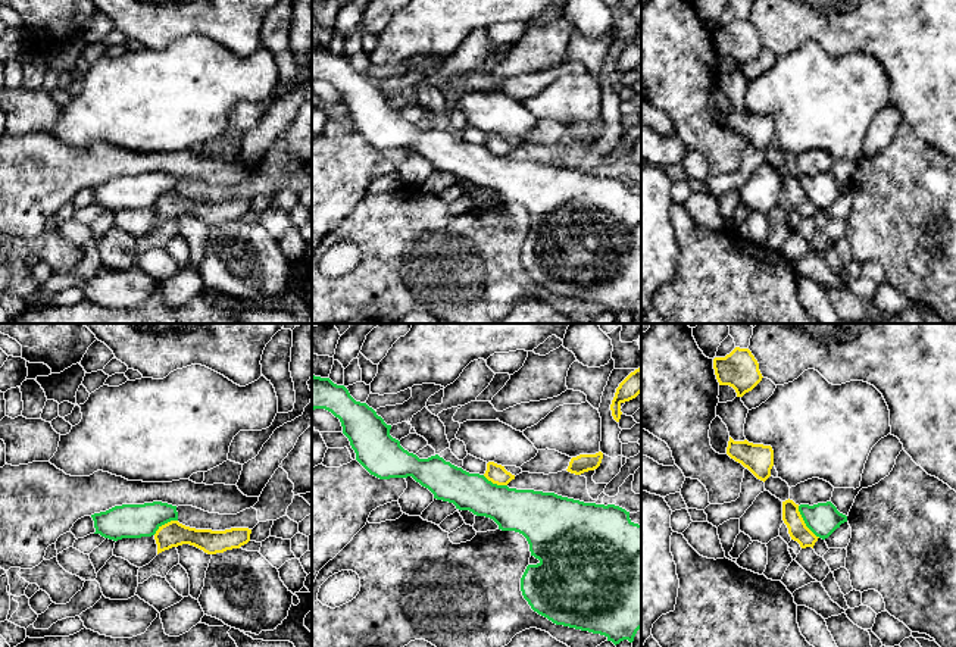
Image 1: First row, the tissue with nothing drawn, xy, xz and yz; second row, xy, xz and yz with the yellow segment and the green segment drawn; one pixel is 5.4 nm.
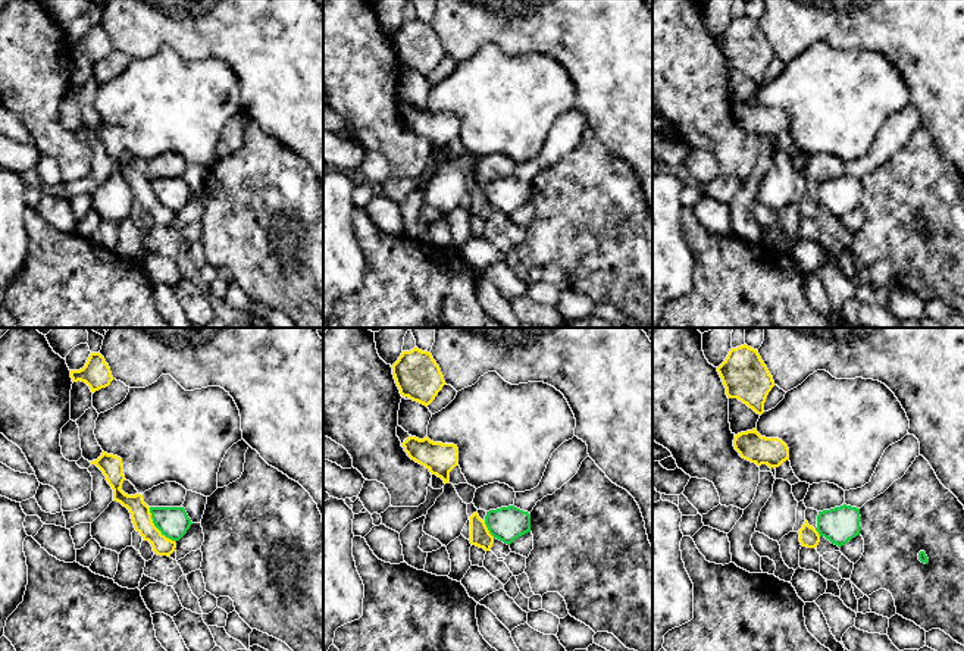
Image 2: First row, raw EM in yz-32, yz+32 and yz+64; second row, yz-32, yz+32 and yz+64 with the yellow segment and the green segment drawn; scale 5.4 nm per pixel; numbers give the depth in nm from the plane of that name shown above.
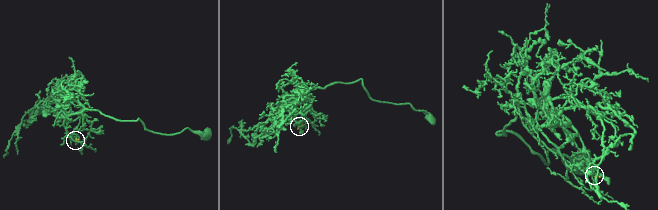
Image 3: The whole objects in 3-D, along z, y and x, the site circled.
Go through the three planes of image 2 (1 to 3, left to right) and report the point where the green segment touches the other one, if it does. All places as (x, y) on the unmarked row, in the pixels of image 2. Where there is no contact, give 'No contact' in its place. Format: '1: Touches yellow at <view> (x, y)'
1: Touches yellow at yz-32 (155, 197)
2: Touches yellow at yz+32 (487, 200)
3: Touches yellow at yz+64 (817, 203)

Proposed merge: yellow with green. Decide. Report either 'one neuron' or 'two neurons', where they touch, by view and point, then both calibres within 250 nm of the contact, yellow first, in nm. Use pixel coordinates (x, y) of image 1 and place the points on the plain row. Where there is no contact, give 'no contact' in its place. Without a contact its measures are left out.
two neurons | yz (803, 193) | 110/180 nm

